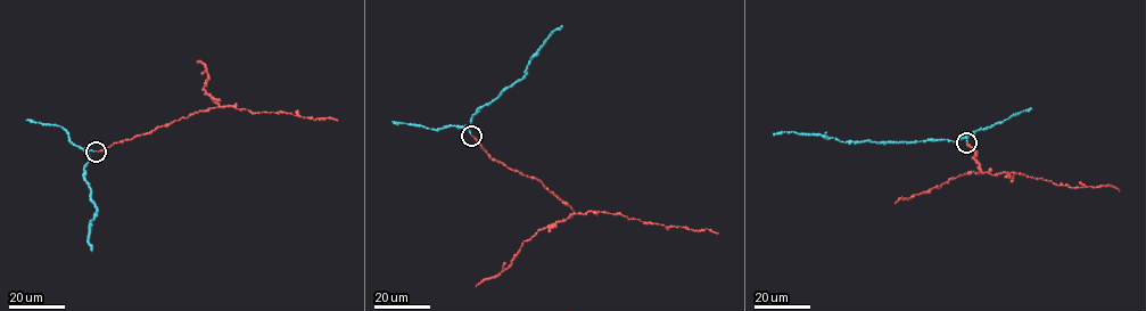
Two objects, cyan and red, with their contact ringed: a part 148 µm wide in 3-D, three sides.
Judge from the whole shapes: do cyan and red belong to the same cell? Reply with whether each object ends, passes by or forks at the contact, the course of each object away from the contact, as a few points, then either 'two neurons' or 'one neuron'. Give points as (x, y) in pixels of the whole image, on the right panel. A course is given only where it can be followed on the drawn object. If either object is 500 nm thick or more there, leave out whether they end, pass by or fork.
cyan ends | red ends | cyan via (967, 142), (965, 137), (955, 141), (932, 139), (880, 144), (840, 141), (793, 132), (773, 134) | red via (966, 142), (977, 152), (973, 158), (981, 172), (962, 174), (926, 193), (900, 198), (896, 203) | one neuron

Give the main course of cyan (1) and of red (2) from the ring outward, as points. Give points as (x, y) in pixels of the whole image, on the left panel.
1: (96, 152), (88, 150), (90, 161), (83, 169), (97, 210), (89, 227), (91, 251)
2: (96, 152), (220, 106), (230, 105), (254, 114), (281, 112), (312, 119), (337, 120)

